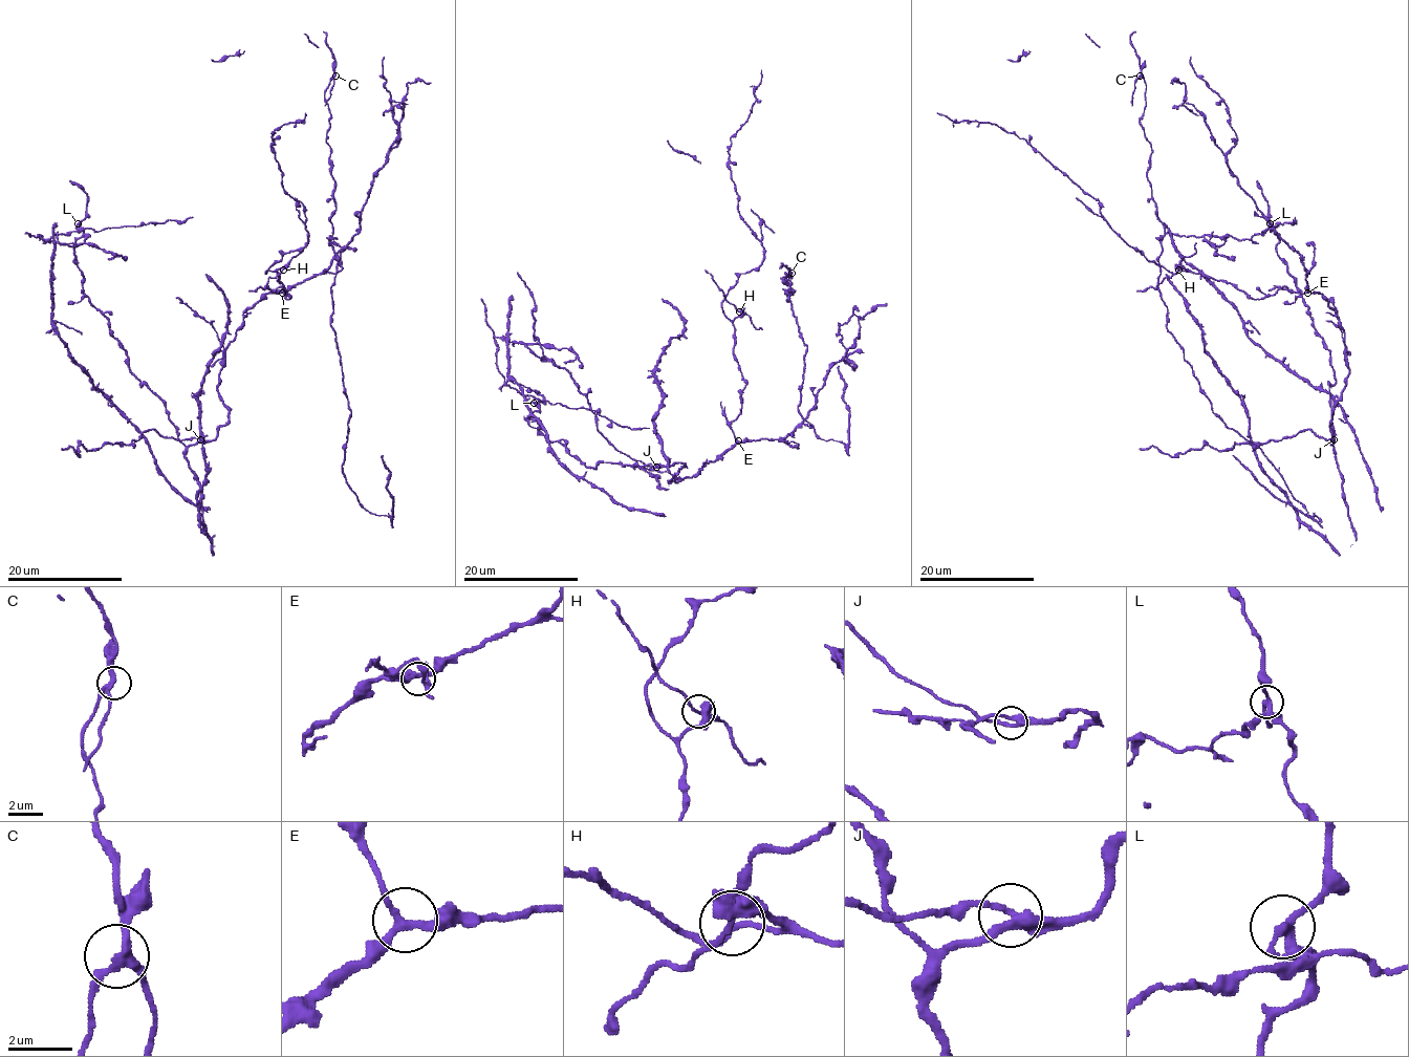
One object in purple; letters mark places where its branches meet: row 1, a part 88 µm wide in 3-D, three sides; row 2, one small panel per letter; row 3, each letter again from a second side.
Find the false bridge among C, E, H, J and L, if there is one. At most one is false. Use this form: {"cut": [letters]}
{"cut": ["L"]}

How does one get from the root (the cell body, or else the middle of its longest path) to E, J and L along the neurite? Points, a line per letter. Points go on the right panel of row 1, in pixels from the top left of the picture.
E: (1331, 412), (1349, 372), (1345, 336), (1338, 323), (1338, 315), (1329, 303), (1319, 293), (1307, 293)
J: (1331, 412), (1329, 427), (1334, 439)
L: (1331, 412), (1330, 354), (1296, 280), (1277, 254), (1277, 233), (1270, 223)

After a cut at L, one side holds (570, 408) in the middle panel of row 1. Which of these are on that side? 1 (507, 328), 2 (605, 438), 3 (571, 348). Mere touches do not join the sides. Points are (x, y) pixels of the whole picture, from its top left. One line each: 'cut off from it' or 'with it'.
1: cut off from it
2: cut off from it
3: with it

